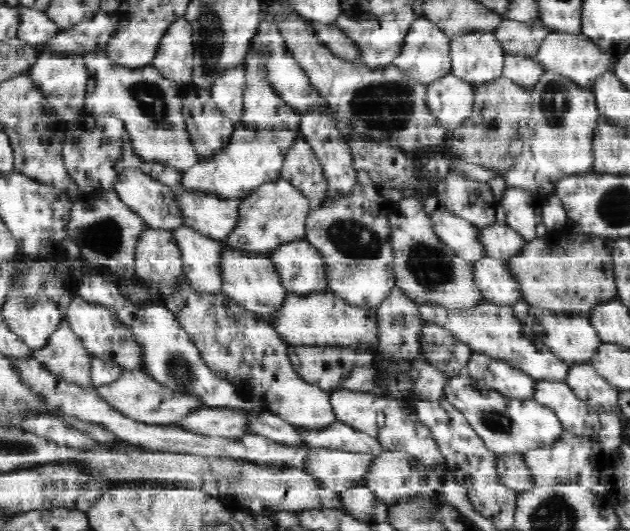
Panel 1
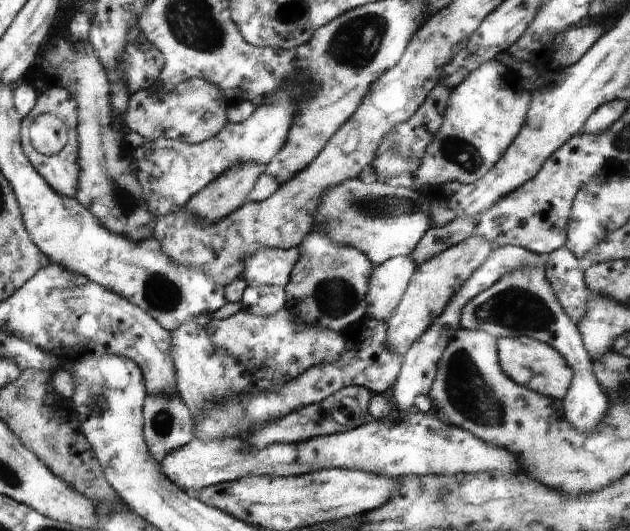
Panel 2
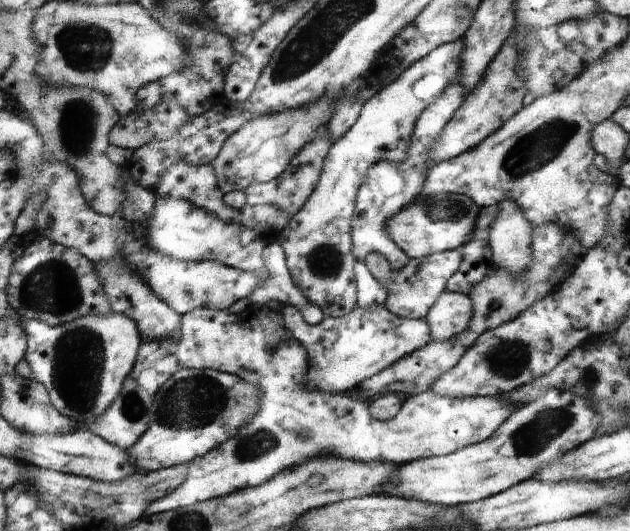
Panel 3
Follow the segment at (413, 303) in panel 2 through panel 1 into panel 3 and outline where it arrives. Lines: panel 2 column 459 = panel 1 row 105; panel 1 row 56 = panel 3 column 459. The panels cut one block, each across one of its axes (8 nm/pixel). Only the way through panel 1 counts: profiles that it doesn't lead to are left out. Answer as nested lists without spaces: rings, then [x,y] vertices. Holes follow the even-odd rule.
[[[462,246],[434,253],[424,259],[409,259],[405,267],[396,270],[391,267],[383,254],[370,254],[366,260],[369,271],[386,287],[388,296],[385,307],[396,316],[423,320],[443,294],[447,280],[458,270],[460,262],[462,262]]]

